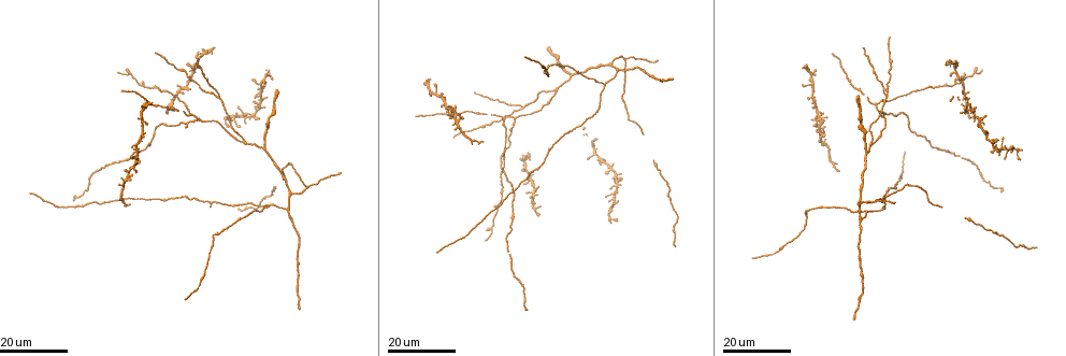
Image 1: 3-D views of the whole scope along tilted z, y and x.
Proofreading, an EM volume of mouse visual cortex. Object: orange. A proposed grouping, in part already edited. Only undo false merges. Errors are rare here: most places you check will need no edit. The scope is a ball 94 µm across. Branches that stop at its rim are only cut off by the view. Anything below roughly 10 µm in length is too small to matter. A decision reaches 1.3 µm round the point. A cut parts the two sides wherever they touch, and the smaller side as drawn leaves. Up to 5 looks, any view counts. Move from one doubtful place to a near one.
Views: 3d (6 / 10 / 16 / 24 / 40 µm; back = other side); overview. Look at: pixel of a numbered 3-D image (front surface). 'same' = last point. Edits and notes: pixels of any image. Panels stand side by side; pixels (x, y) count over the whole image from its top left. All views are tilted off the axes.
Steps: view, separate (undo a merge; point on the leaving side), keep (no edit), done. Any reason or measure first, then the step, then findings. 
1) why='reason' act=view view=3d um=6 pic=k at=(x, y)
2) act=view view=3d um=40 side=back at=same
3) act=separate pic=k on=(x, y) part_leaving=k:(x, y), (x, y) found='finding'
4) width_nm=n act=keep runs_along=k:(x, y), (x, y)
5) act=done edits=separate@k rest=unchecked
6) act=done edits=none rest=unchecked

why='thin neck' act=view view=3d um=16 pic=1 at=(143, 85)

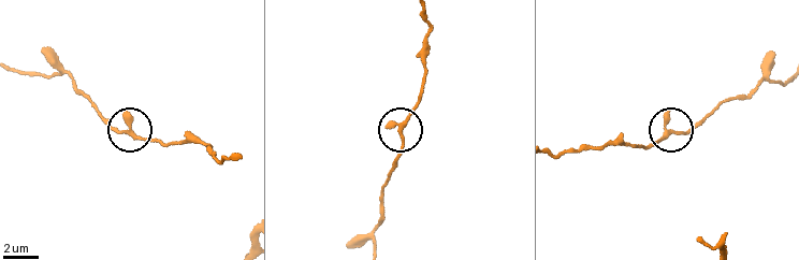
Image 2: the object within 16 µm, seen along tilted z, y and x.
act=view view=3d um=6 pic=2 at=(402, 142)

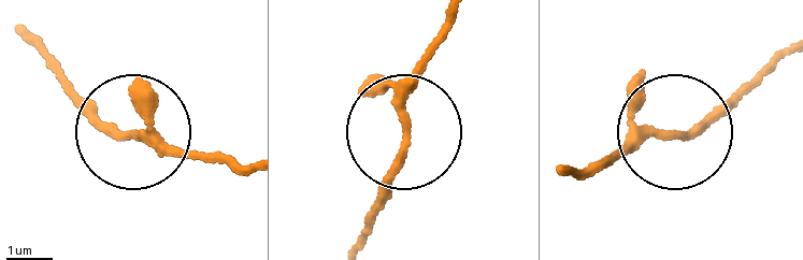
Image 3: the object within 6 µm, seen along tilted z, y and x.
act=keep runs_along=3:(574, 170), (696, 129), (751, 85) found='continuous, no second cell'

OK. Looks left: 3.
why='a fork' act=view view=3d um=16 pic=1 at=(618, 73)

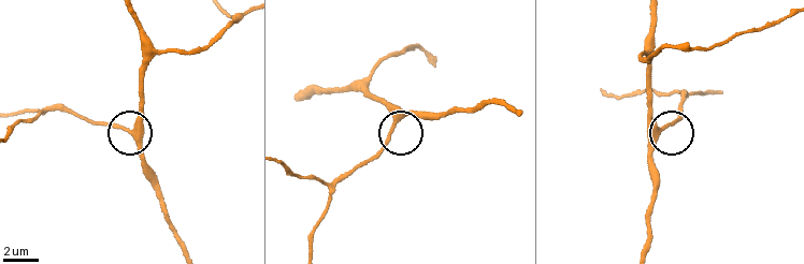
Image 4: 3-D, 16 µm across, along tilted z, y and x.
act=view view=3d um=6 pic=4 at=(395, 122)

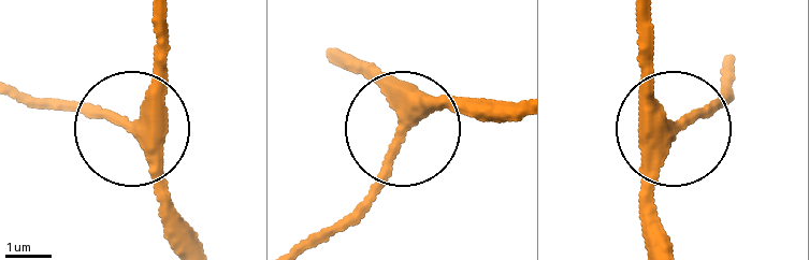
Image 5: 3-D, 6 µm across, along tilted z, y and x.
act=keep runs_along=5:(336, 55), (381, 74), (403, 125), (475, 112) found='continuous, no second cell'

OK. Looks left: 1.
act=done edits=none rest=unchecked

